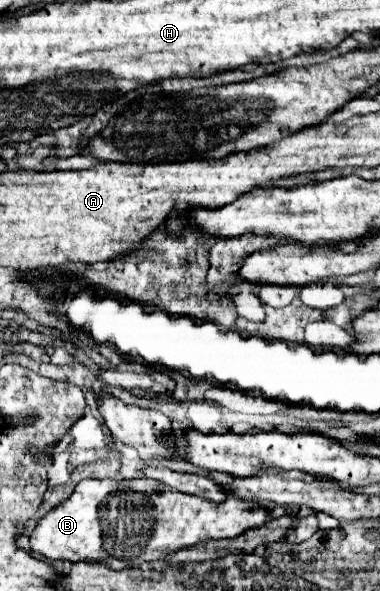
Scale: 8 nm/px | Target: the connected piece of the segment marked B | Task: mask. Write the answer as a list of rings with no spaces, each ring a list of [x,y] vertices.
[[[144,477],[128,483],[130,485],[122,489],[120,483],[114,479],[82,479],[66,501],[58,503],[46,517],[40,519],[34,533],[30,535],[30,549],[48,559],[62,559],[72,563],[78,561],[104,563],[112,569],[124,569],[124,567],[138,567],[142,561],[164,559],[168,553],[184,547],[192,547],[204,539],[238,537],[248,529],[262,527],[270,515],[266,507],[262,505],[256,507],[254,501],[244,501],[232,495],[224,503],[214,503],[198,495],[172,491],[156,479]]]

